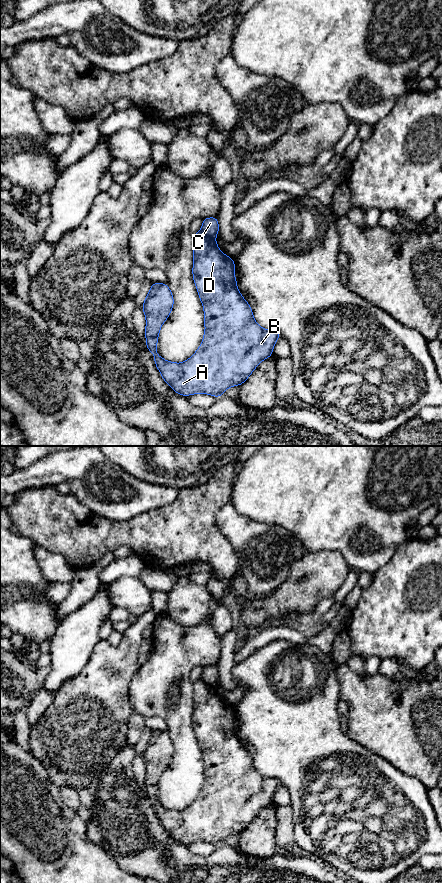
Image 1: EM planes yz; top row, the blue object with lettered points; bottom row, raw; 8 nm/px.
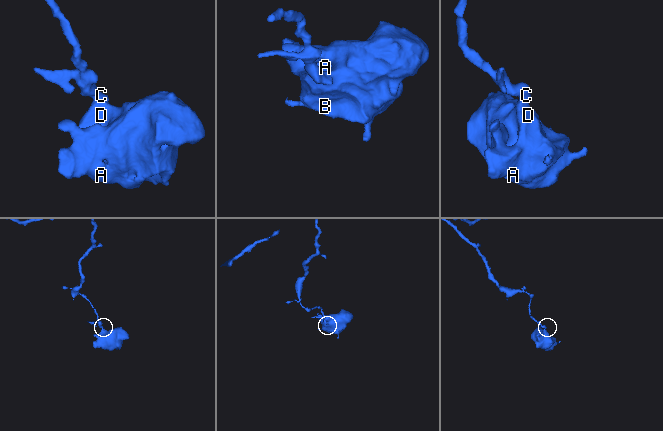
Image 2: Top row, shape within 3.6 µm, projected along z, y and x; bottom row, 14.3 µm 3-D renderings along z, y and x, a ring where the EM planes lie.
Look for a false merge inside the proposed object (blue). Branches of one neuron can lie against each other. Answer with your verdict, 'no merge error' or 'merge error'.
merge error

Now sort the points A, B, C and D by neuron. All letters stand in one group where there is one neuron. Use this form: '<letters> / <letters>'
A B D / C

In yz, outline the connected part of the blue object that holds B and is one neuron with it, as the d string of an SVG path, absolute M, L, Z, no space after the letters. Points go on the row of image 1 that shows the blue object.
M200 230L194 234L193 242L192 275L203 305L203 340L195 353L182 363L170 362L158 355L160 329L172 311L174 297L167 284L156 282L152 283L142 305L146 319L146 347L153 354L161 377L177 394L190 396L201 393L217 398L222 397L228 388L242 385L263 360L272 356L281 335L278 331L263 329L255 321L251 306L238 290L235 262L219 249L216 240Z

